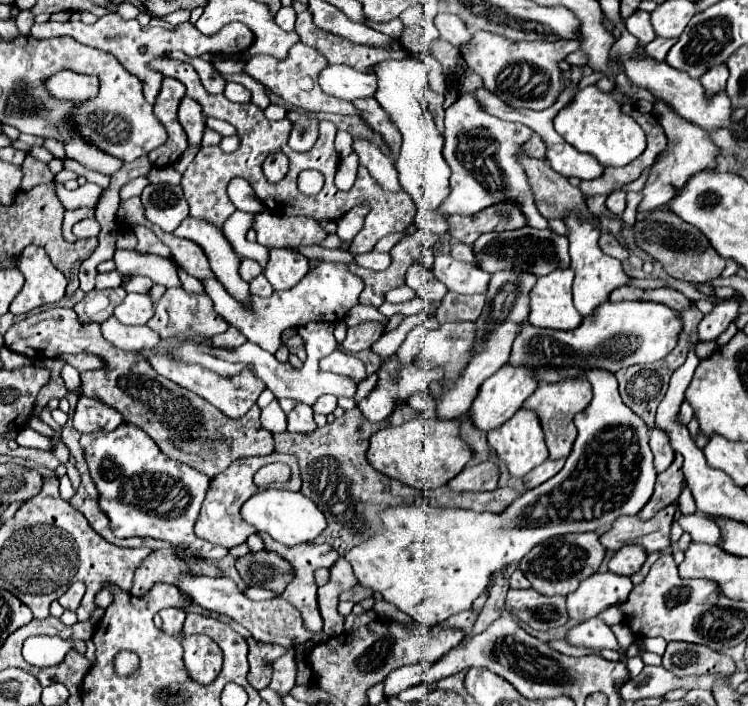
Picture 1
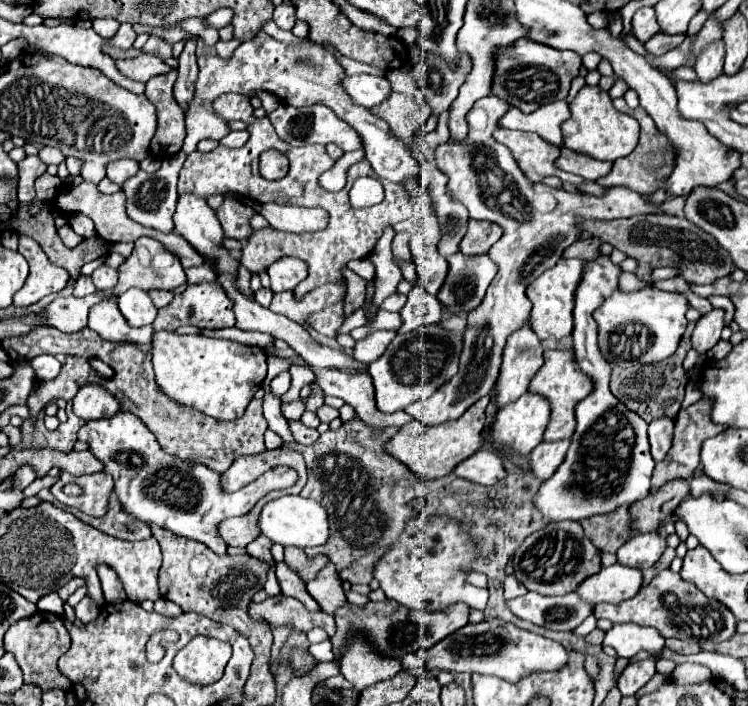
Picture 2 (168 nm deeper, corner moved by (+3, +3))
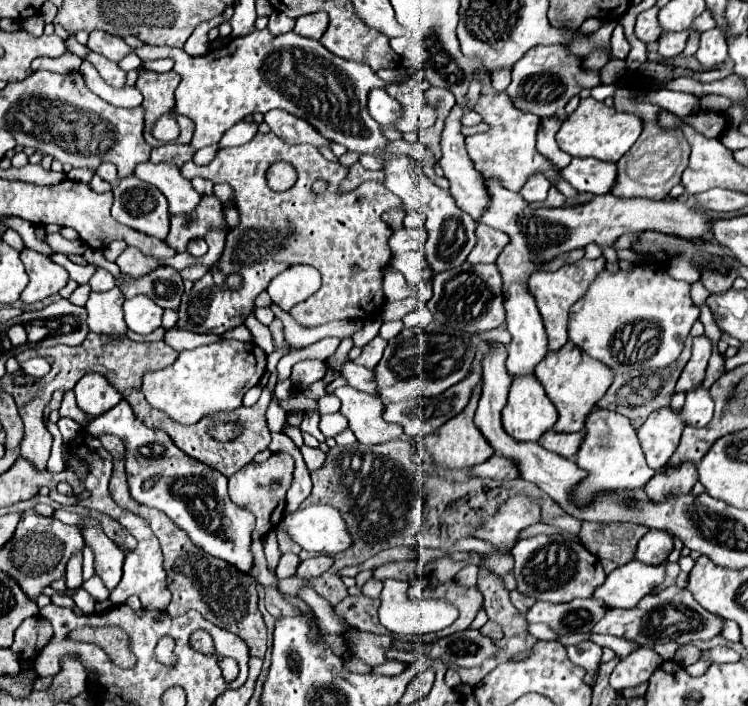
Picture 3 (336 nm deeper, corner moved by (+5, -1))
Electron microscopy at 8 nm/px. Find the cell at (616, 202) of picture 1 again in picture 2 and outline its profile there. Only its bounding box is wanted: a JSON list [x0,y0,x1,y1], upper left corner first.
[406,96,660,426]

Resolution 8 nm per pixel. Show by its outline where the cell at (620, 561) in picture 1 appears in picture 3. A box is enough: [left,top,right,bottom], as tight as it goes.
[636,530,674,564]

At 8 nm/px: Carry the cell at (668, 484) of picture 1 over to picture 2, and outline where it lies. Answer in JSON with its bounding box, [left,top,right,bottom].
[650,398,726,494]

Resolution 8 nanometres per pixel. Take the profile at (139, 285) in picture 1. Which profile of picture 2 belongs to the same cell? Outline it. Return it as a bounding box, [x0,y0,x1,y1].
[148,290,172,308]

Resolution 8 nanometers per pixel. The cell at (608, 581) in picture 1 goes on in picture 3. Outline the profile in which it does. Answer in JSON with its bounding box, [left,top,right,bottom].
[594,562,666,608]

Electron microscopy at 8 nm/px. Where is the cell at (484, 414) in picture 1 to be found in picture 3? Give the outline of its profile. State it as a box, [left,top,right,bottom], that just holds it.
[504,282,548,378]

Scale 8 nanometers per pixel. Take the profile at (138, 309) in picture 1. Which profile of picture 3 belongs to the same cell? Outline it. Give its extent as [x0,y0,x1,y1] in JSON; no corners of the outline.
[124,296,164,334]

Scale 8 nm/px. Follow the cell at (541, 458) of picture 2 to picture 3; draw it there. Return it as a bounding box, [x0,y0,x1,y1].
[538,430,586,458]

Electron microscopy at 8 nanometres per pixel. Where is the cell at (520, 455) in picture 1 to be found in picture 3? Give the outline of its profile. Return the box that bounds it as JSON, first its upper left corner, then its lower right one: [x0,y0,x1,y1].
[502,374,558,442]

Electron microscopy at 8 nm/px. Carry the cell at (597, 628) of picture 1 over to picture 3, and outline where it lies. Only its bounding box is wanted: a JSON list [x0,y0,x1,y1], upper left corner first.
[566,642,602,686]

